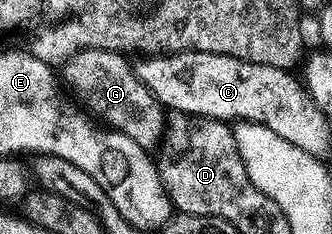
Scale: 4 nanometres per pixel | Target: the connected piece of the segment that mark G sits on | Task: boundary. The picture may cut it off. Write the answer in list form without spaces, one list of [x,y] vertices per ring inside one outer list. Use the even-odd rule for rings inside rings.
[[[100,48],[78,50],[60,67],[60,79],[65,90],[95,120],[103,119],[98,121],[107,128],[119,131],[124,137],[136,141],[136,145],[147,149],[159,146],[164,129],[164,108],[154,98],[154,94],[139,82],[131,64],[123,54],[116,51],[102,51]]]

